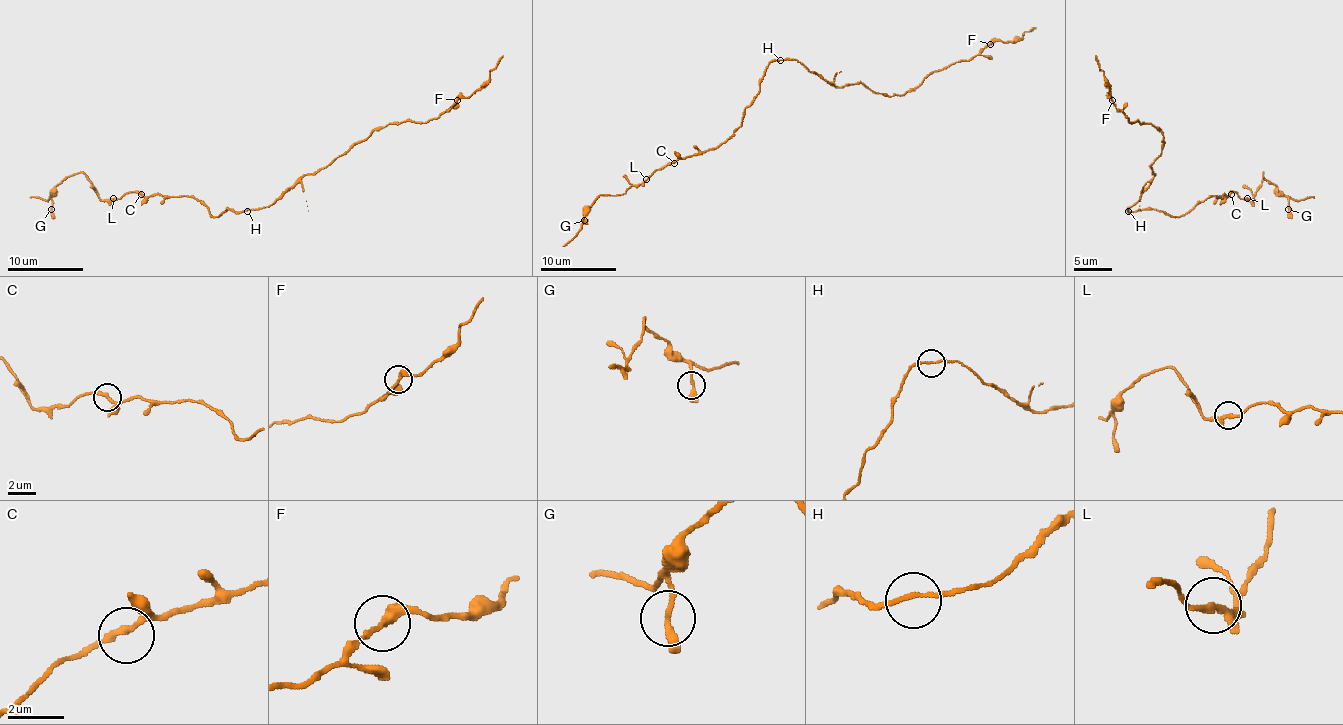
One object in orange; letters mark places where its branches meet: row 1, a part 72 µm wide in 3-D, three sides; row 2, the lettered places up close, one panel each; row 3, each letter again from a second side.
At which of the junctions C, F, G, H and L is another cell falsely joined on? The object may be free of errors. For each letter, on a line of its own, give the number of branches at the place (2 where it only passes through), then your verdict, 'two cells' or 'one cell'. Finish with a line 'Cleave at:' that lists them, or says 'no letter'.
C: branches 2; one cell
F: branches 2; one cell
G: branches 2; one cell
H: branches 2; one cell
L: branches 3; one cell
Cleave at: no letter

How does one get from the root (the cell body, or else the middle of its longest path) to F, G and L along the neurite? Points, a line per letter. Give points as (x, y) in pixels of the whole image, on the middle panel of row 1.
F: (780, 60), (798, 60), (838, 87), (862, 83), (893, 96), (912, 91), (935, 72), (969, 60), (990, 43)
G: (780, 60), (767, 66), (742, 123), (723, 142), (677, 157), (624, 194), (601, 196), (584, 220)
L: (780, 60), (773, 60), (767, 66), (756, 98), (744, 110), (742, 123), (723, 142), (677, 157), (647, 178)

